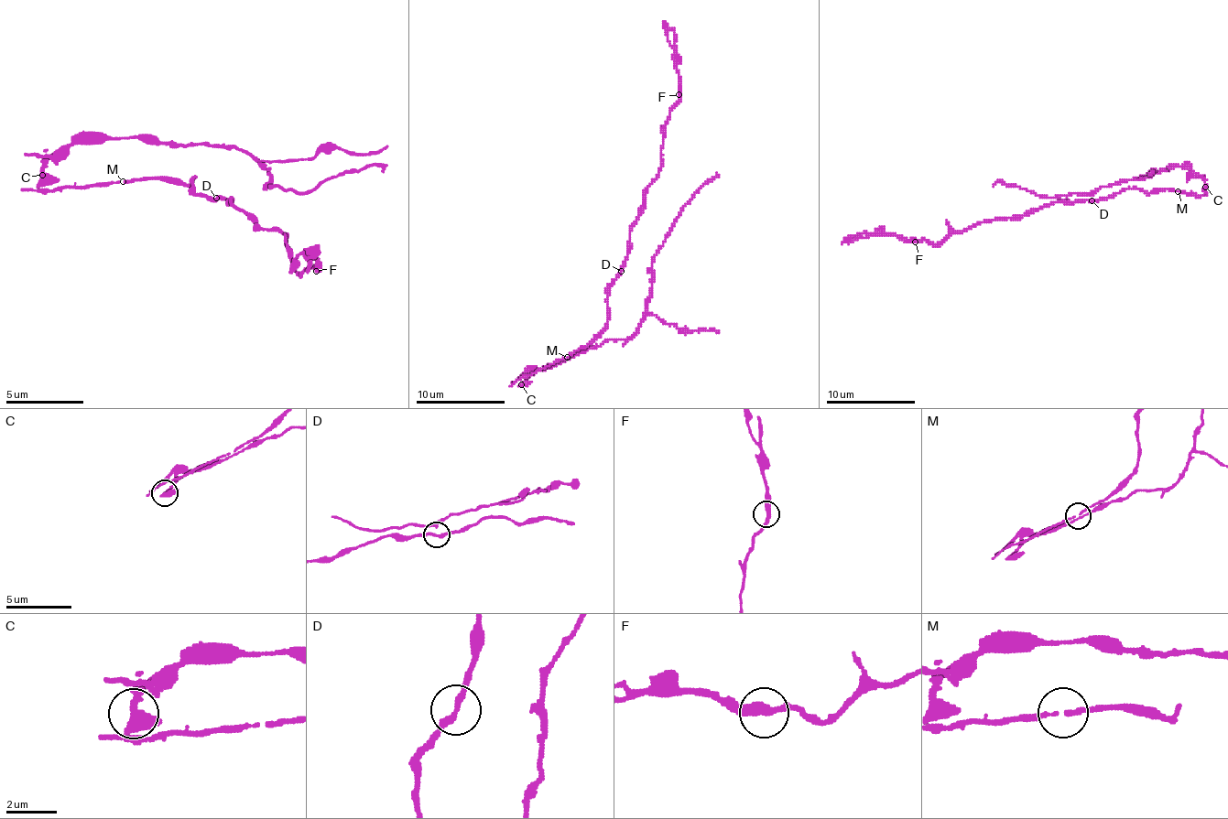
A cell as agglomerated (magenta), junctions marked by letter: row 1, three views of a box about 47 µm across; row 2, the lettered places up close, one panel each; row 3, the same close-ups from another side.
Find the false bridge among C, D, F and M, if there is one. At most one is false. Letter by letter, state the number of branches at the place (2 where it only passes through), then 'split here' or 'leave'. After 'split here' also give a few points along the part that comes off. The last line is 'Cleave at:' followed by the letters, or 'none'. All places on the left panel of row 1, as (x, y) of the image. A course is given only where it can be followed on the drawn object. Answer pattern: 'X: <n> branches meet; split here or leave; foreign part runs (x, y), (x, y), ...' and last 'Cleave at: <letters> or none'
C: 2 branches meet; split here; foreign part runs (41, 174), (60, 150), (88, 139), (234, 146), (269, 174), (269, 185), (293, 193), (371, 166), (382, 174)
D: 2 branches meet; leave
F: 2 branches meet; leave
M: 2 branches meet; leave
Cleave at: C

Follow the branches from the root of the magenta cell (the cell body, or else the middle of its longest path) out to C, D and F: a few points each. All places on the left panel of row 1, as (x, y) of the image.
C: (123, 181), (41, 189), (41, 174)
D: (123, 181), (177, 177), (189, 185), (192, 177), (192, 189), (196, 193), (215, 197)
F: (123, 181), (192, 177), (196, 193), (277, 228), (300, 274), (316, 271)

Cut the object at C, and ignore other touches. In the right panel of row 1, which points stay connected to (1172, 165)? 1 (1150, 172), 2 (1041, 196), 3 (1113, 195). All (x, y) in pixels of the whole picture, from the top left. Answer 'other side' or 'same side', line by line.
1: same side
2: same side
3: other side

